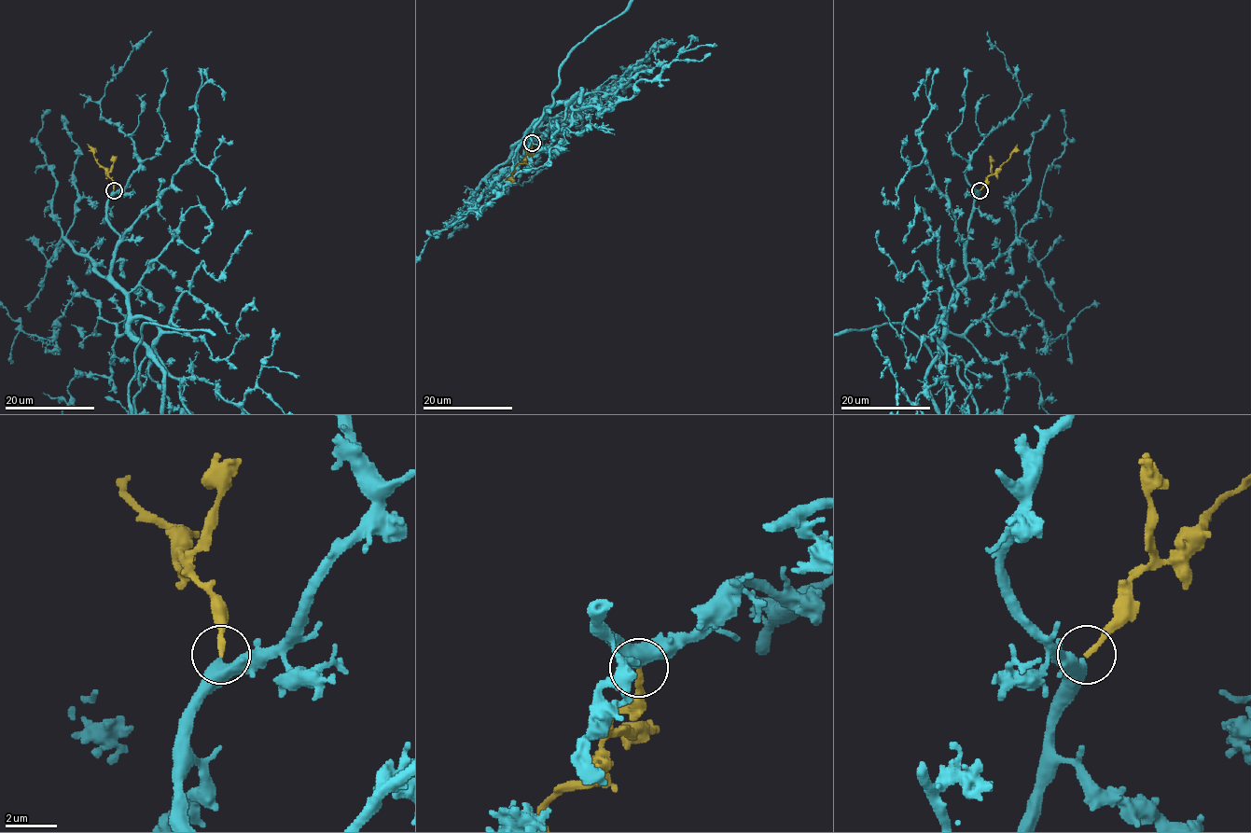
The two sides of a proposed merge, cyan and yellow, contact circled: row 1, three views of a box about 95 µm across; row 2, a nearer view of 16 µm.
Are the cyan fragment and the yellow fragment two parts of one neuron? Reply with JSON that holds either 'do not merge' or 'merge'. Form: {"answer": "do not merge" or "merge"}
{"answer": "merge"}

